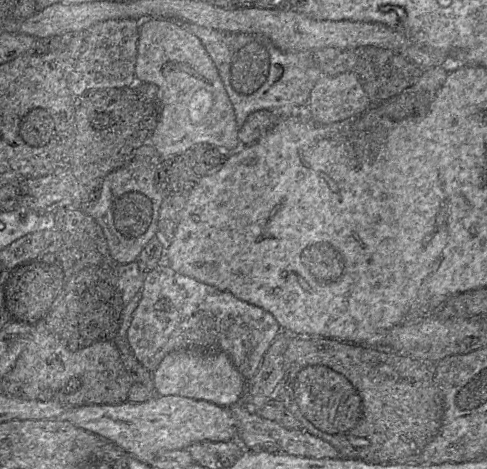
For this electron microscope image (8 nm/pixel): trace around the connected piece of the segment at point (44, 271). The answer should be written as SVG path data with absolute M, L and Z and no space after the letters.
M40 262L21 269L7 284L6 310L12 321L23 321L35 325L42 320L53 306L65 284L65 274L62 266L54 262Z

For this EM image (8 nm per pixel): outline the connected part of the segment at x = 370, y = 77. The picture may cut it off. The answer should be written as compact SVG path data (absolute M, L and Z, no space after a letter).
M377 46L358 50L359 62L355 67L355 73L374 104L380 104L400 95L411 87L423 72L423 68L394 50Z

